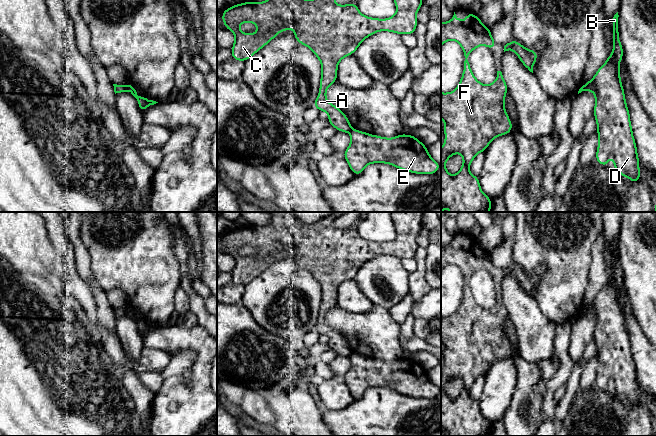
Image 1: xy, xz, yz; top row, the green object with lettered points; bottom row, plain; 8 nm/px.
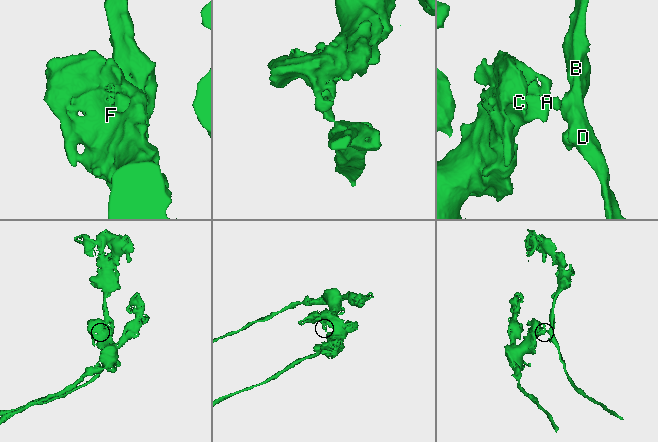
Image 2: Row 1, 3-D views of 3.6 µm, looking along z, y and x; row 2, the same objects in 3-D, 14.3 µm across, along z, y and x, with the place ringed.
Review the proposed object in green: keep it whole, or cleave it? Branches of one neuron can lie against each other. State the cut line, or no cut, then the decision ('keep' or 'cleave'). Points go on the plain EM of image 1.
cut xy (125, 309), (127, 314); cleave

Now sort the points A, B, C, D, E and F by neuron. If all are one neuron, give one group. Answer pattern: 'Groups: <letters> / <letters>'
Groups: A C F / B D E

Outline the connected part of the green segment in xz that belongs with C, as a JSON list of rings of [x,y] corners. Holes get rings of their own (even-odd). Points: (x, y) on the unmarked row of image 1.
[[[270,212],[271,220],[265,226],[245,226],[235,228],[233,231],[222,235],[222,245],[225,251],[235,259],[235,266],[231,272],[233,284],[245,286],[256,276],[262,273],[280,255],[294,252],[294,261],[301,269],[310,272],[320,284],[322,290],[320,312],[313,331],[329,338],[329,349],[340,356],[350,356],[352,351],[347,340],[335,329],[326,323],[328,311],[337,305],[337,292],[341,283],[352,279],[364,263],[379,255],[395,256],[399,259],[415,258],[418,245],[416,237],[423,228],[423,212],[390,212],[395,226],[396,238],[388,243],[370,242],[360,237],[357,228],[336,229],[334,222],[344,212],[332,214],[306,224],[296,217],[285,217],[281,212]],[[244,246],[251,246],[258,250],[254,258],[243,257],[238,250]]]

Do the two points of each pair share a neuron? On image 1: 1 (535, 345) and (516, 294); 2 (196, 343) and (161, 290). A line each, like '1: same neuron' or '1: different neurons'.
1: same neuron
2: different neurons

